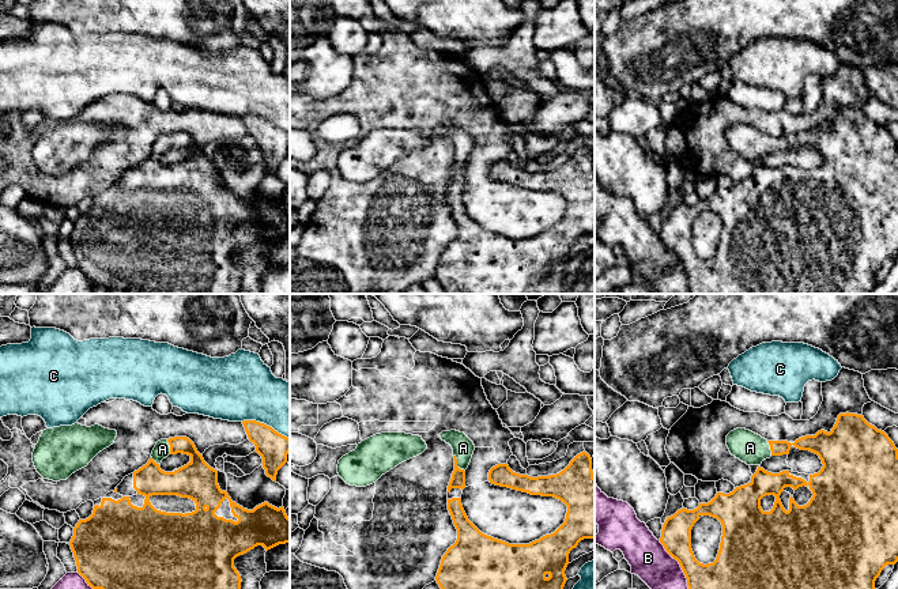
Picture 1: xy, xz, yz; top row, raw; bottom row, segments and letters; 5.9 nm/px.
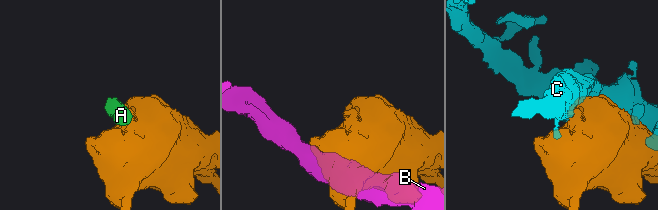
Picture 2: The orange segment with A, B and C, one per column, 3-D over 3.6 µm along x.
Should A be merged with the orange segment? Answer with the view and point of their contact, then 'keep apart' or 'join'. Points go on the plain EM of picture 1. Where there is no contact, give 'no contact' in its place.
contact xz (456, 159); join

